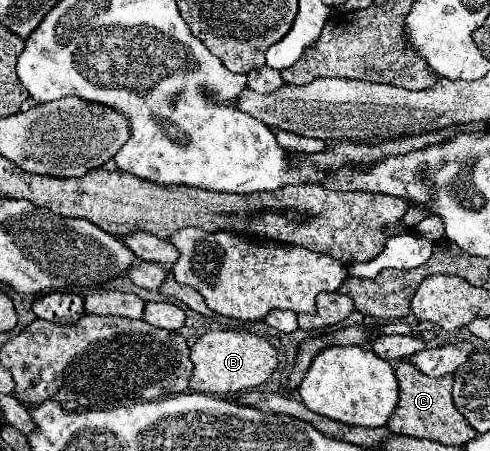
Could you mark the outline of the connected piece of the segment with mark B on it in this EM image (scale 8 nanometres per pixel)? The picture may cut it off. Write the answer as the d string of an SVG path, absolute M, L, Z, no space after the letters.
M206 332L190 348L190 360L194 364L190 390L210 394L234 394L262 384L276 368L276 350L260 336L252 332Z

